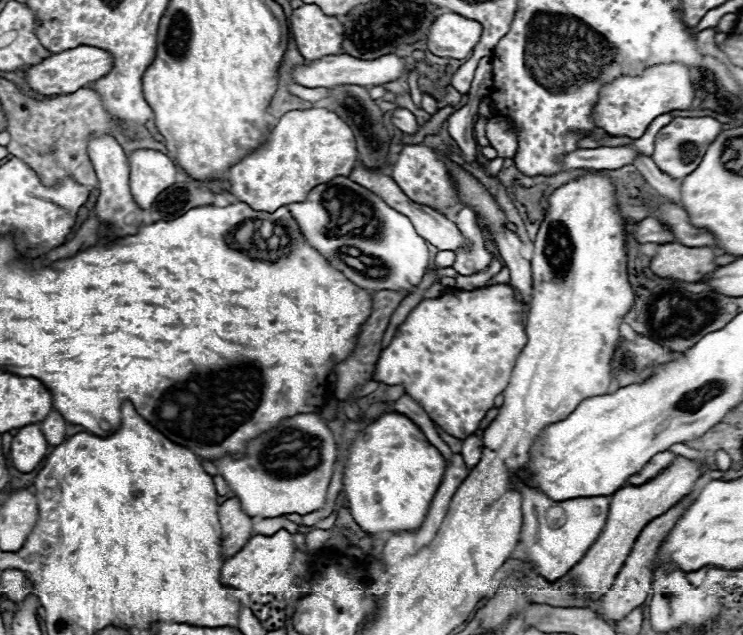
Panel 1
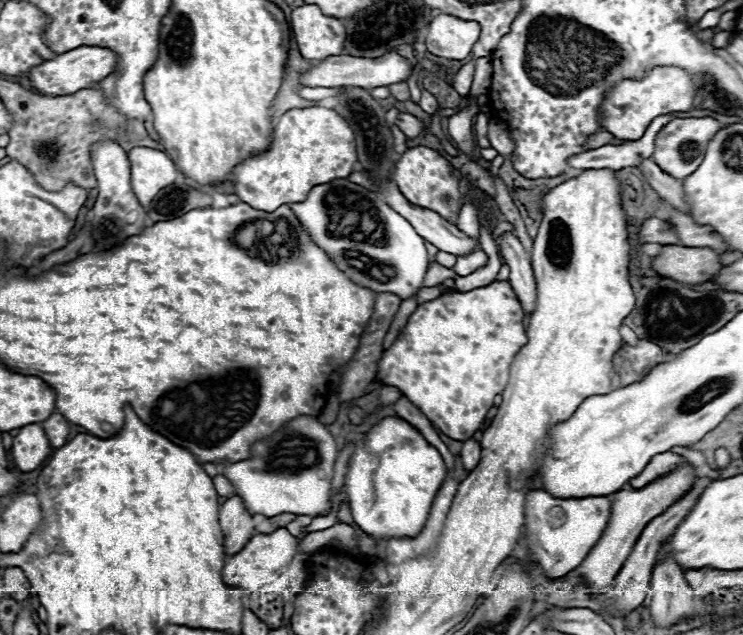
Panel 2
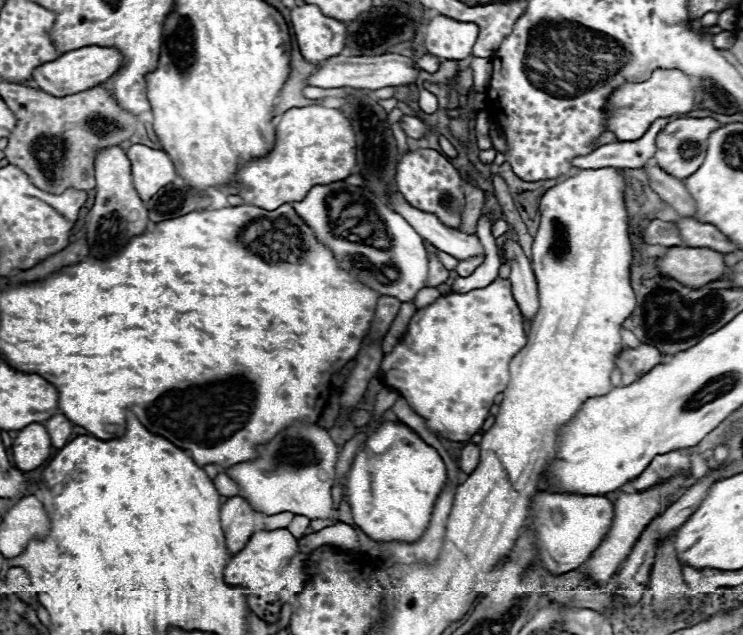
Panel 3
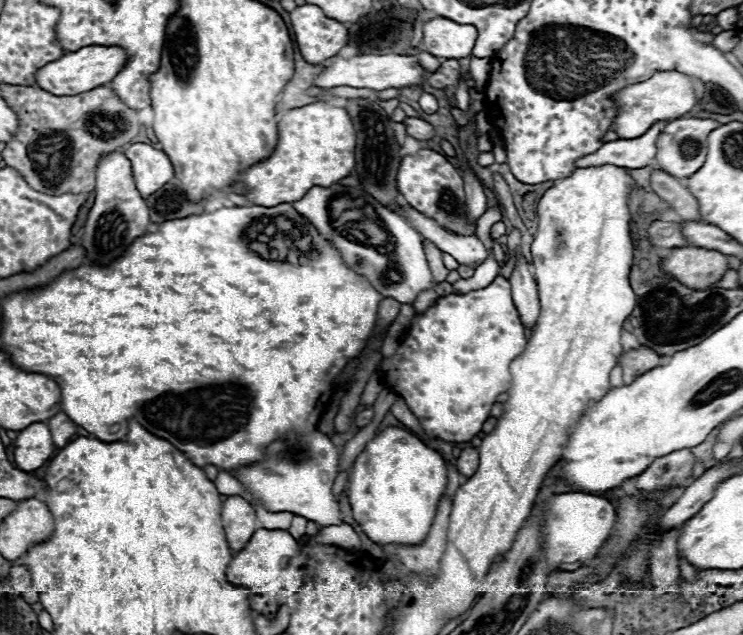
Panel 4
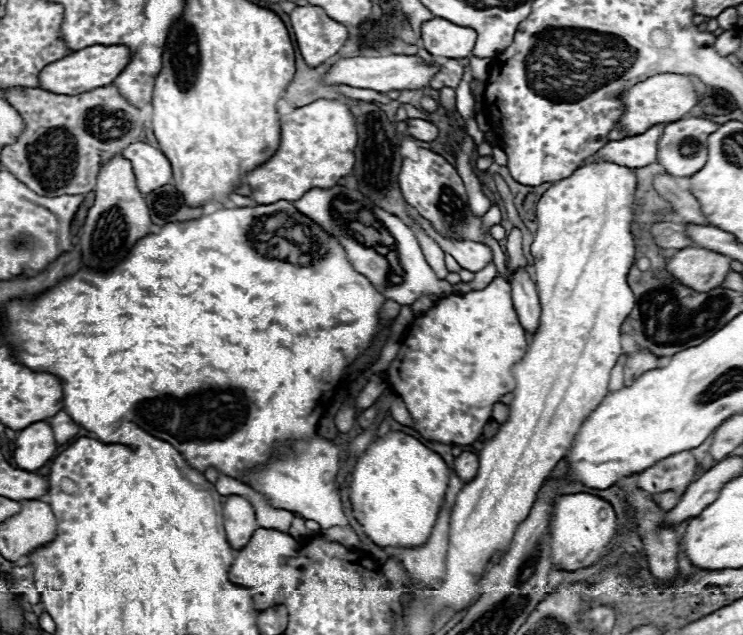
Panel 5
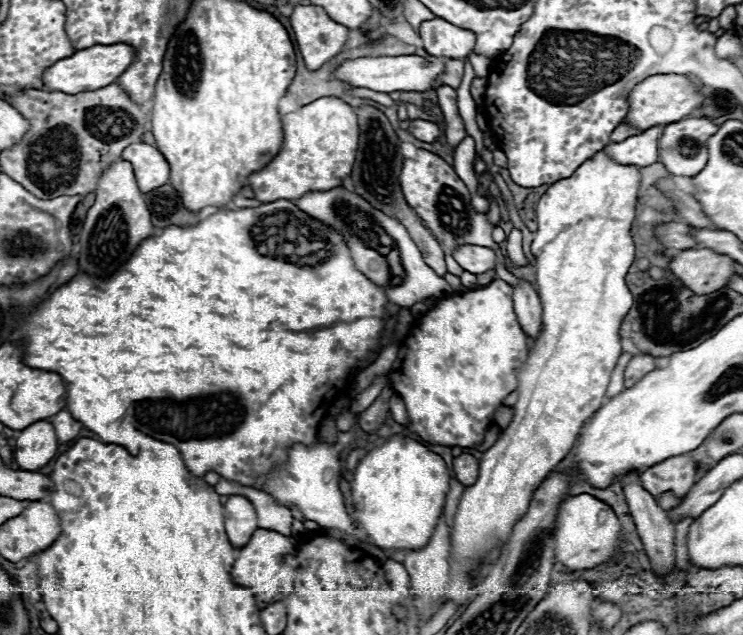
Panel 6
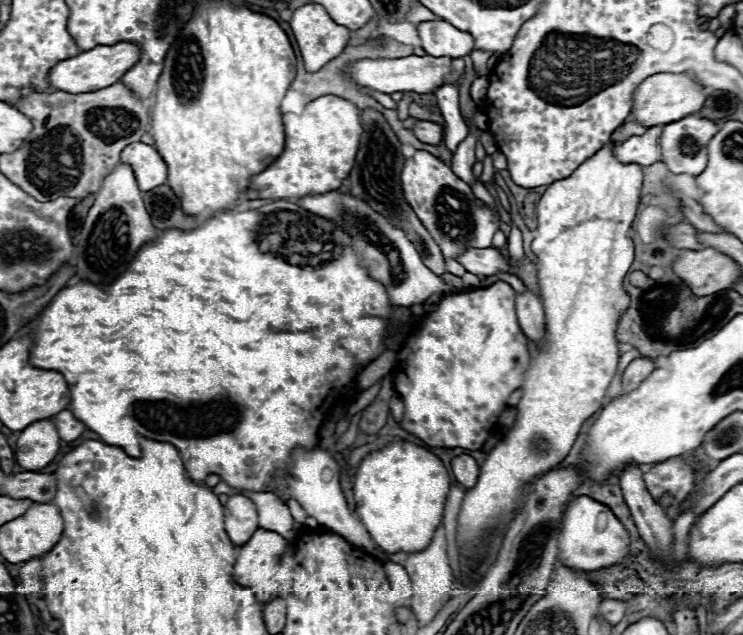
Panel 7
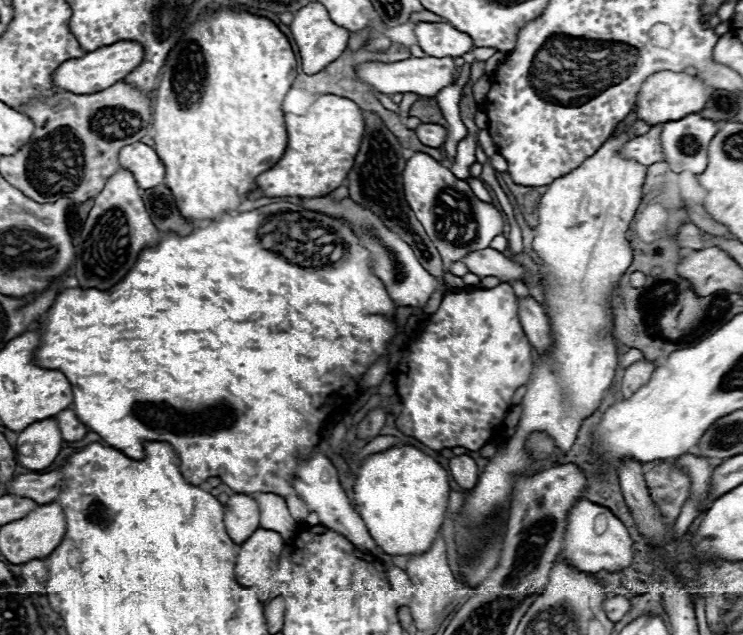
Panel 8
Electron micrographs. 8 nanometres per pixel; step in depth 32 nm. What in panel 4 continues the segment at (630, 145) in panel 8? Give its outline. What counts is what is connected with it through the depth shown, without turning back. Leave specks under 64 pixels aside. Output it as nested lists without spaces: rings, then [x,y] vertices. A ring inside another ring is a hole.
[[[658,120],[640,138],[606,142],[594,154],[578,158],[576,168],[592,168],[602,164],[614,164],[620,168],[644,168],[652,164],[656,156],[656,138],[666,124],[666,120]]]

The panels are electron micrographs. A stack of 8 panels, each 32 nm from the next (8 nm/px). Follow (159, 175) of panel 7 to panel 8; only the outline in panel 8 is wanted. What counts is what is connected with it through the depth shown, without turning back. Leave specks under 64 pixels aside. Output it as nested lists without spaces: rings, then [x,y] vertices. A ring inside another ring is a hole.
[[[140,142],[140,148],[122,148],[118,154],[118,160],[120,160],[120,166],[128,168],[134,174],[142,190],[156,188],[158,184],[164,182],[166,170],[162,160],[158,158],[154,148],[142,142]]]

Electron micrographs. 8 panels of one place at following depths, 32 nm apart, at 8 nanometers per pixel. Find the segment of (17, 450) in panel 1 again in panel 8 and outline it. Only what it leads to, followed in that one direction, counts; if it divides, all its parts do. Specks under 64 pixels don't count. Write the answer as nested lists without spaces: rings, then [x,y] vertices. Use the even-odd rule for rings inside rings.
[[[46,418],[22,430],[16,444],[18,446],[32,444],[32,454],[26,456],[24,460],[18,460],[18,464],[28,470],[42,470],[50,466],[58,456],[62,448],[62,436],[60,436],[58,424],[52,418]]]

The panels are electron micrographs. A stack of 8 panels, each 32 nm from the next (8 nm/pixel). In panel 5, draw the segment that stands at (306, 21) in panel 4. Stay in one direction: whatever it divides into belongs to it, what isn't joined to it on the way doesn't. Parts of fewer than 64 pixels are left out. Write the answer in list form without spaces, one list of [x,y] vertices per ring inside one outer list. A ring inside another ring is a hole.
[[[306,4],[296,6],[290,14],[298,48],[308,66],[320,66],[346,44],[348,30],[344,24],[328,18],[322,8]]]

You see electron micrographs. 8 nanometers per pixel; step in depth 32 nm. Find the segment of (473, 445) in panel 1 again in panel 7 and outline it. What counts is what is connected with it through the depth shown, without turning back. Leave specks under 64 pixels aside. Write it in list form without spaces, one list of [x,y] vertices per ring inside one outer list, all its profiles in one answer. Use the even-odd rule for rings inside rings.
[[[462,454],[452,458],[452,472],[456,476],[456,480],[464,486],[464,488],[472,488],[478,480],[478,464],[472,456]]]

